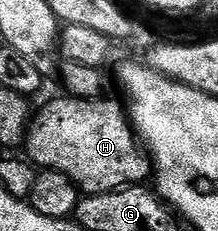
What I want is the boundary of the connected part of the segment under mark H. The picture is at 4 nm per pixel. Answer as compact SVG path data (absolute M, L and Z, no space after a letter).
M60 96L54 102L49 102L41 111L32 115L28 131L25 135L23 143L24 149L29 149L27 153L28 161L32 162L34 166L41 170L54 170L55 172L63 172L63 176L67 176L74 182L76 186L81 187L85 194L102 194L103 192L111 192L118 190L124 186L136 186L146 181L145 177L150 177L151 174L151 159L144 149L139 145L138 135L135 133L132 121L127 113L126 107L121 106L117 102L112 102L109 96L102 96L99 98L92 98L91 100L79 100L78 98L71 98L68 96Z

